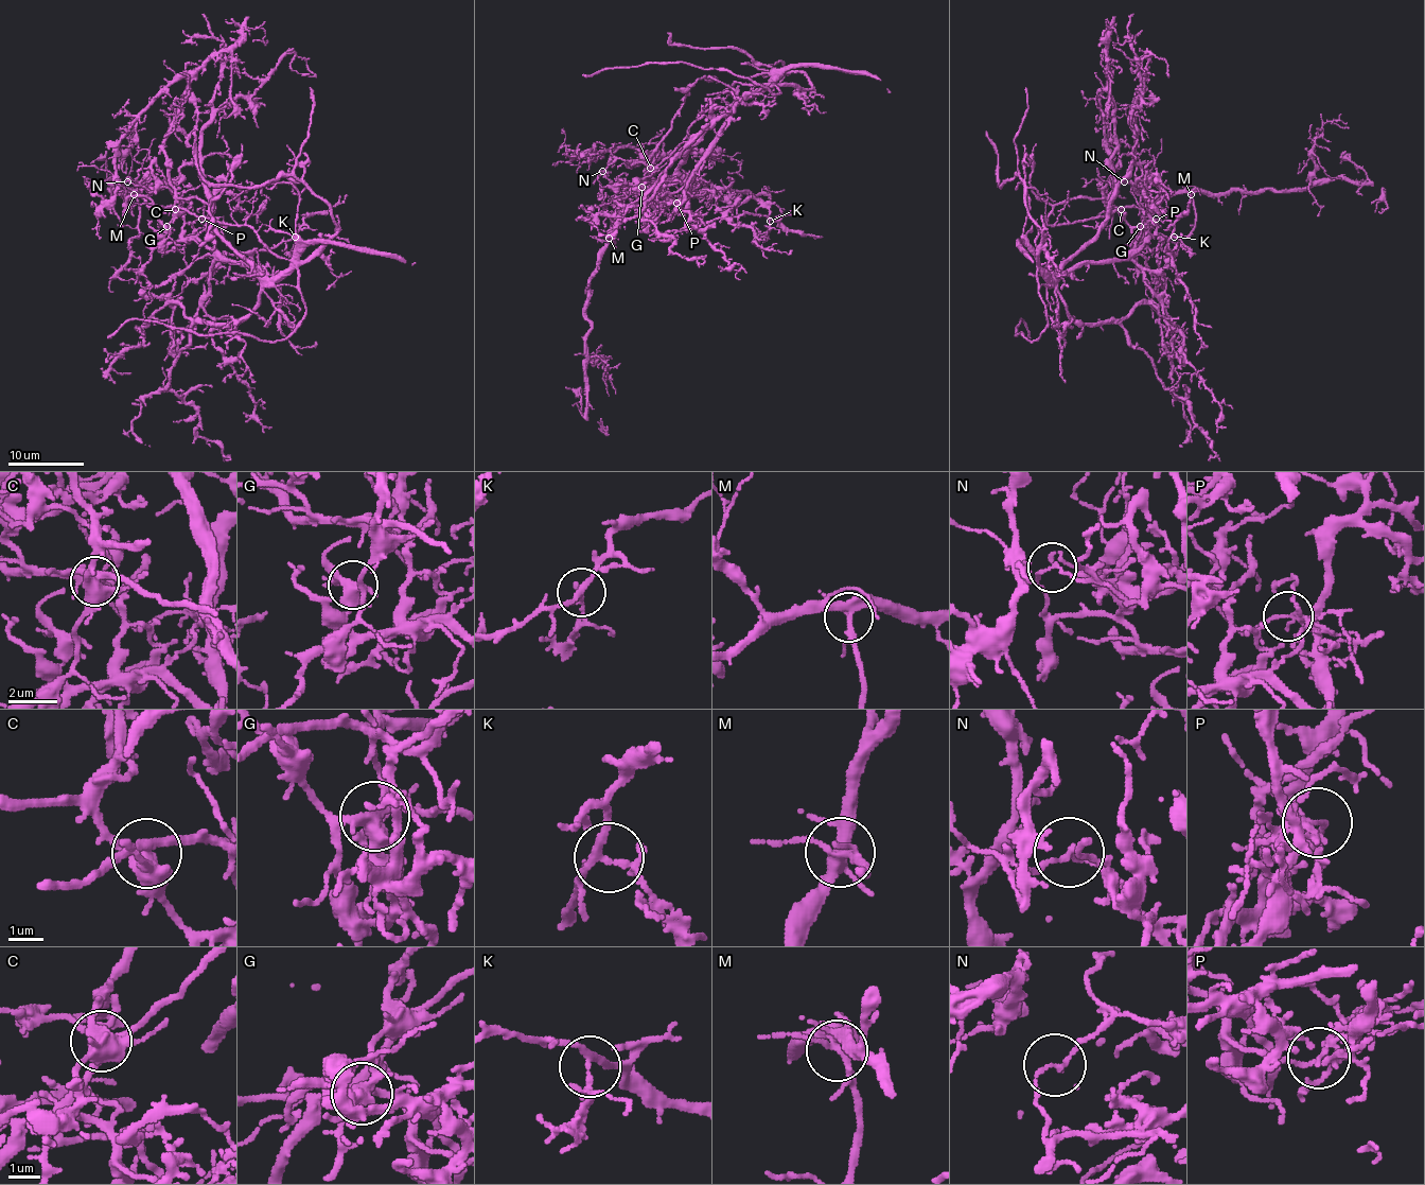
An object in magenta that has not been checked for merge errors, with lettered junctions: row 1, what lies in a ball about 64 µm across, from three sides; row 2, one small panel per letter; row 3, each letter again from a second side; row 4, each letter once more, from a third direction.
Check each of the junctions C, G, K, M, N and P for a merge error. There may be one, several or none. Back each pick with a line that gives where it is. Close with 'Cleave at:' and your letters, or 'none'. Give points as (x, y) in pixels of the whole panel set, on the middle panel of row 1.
C: place (650, 168)
G: place (641, 187)
N: place (602, 171)
P: place (676, 203)
Cleave at: C, G, N, P

